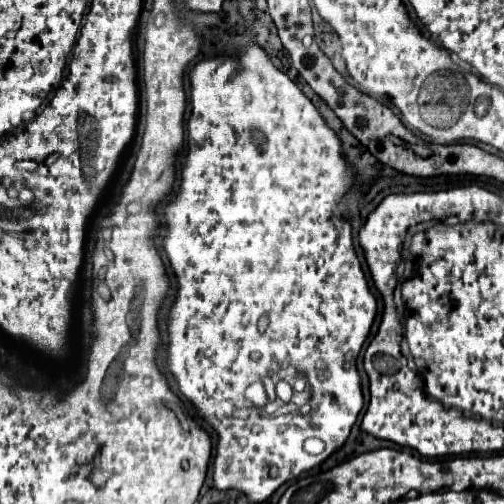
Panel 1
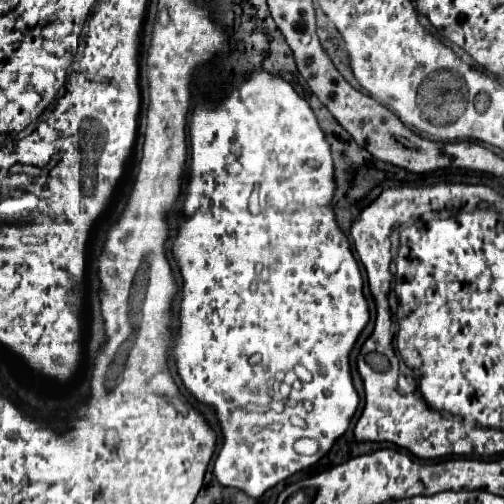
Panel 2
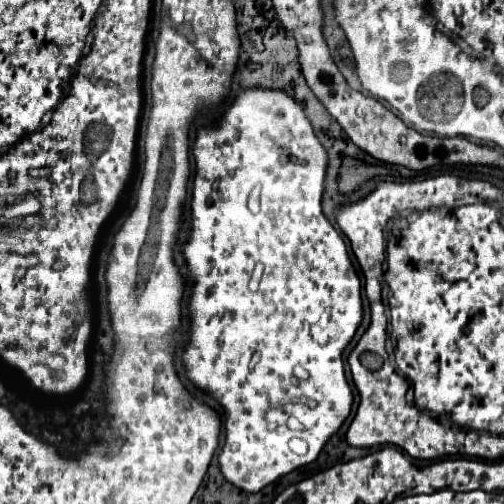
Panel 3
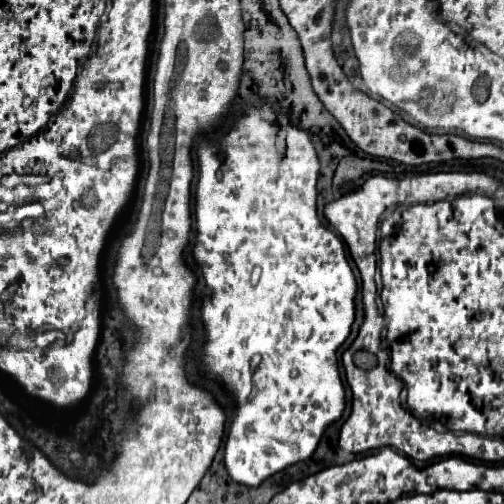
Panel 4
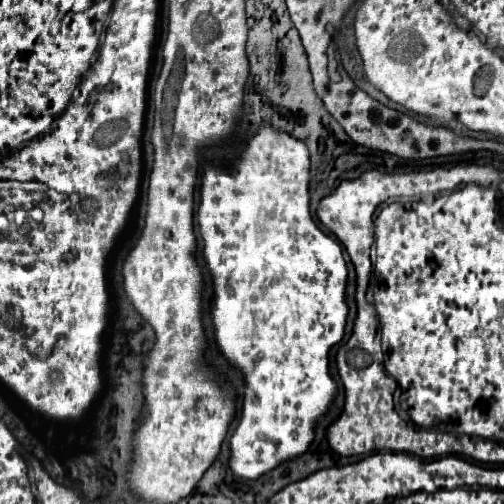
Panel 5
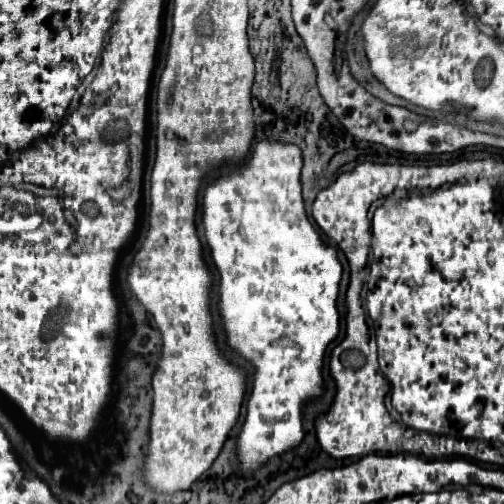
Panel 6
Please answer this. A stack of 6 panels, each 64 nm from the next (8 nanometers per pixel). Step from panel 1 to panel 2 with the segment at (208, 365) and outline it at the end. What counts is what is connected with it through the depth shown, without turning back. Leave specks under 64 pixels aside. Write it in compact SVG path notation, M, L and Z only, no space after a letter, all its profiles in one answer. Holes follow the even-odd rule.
M256 70L248 80L242 80L238 84L232 86L232 90L228 92L228 96L218 104L198 104L198 108L194 110L192 122L190 122L190 144L192 144L192 168L190 168L190 182L188 182L188 192L186 192L186 200L184 200L184 218L180 222L180 234L176 236L174 244L172 244L172 254L180 266L182 278L184 278L184 288L182 288L182 306L180 306L180 338L174 346L174 358L176 358L176 366L178 366L178 374L184 382L184 386L204 404L210 404L216 410L222 434L224 434L224 444L218 452L218 458L214 462L214 474L218 478L218 482L222 486L234 486L244 490L248 496L252 498L260 498L268 488L272 488L274 484L278 484L280 480L292 476L294 472L312 466L314 462L318 462L334 444L336 438L340 438L348 424L350 418L354 416L356 408L358 408L358 392L352 384L352 376L350 376L350 364L348 364L348 354L356 342L356 338L360 336L362 328L366 326L370 314L368 314L368 302L364 298L362 292L362 274L360 268L350 252L350 244L346 234L340 232L337 222L332 220L332 194L334 194L334 166L332 166L332 156L330 156L330 144L326 142L314 112L310 110L308 102L298 96L298 92L282 78L270 76L264 70ZM262 264L264 270L258 276L254 266ZM258 280L258 290L252 292L250 290L250 282ZM294 368L294 372L302 383L302 394L304 400L312 402L312 410L306 410L304 404L298 406L288 406L282 412L276 410L266 410L266 412L256 412L256 410L248 410L250 404L266 404L266 394L270 392L270 386L274 390L274 394L278 394L278 386L276 386L276 374L278 372L290 372ZM298 438L312 438L320 444L320 450L314 456L300 456L294 452L294 440Z

